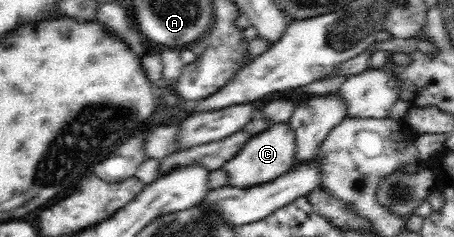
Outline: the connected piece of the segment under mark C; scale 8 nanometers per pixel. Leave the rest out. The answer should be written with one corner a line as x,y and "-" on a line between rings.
279,122
271,124
266,130
255,134
245,143
243,149
227,161
224,167
229,172
231,179
230,186
233,187
253,187
253,185
261,185
261,183
269,183
275,181
277,177
289,171
295,164
297,159
297,140
295,139
295,130
290,122

